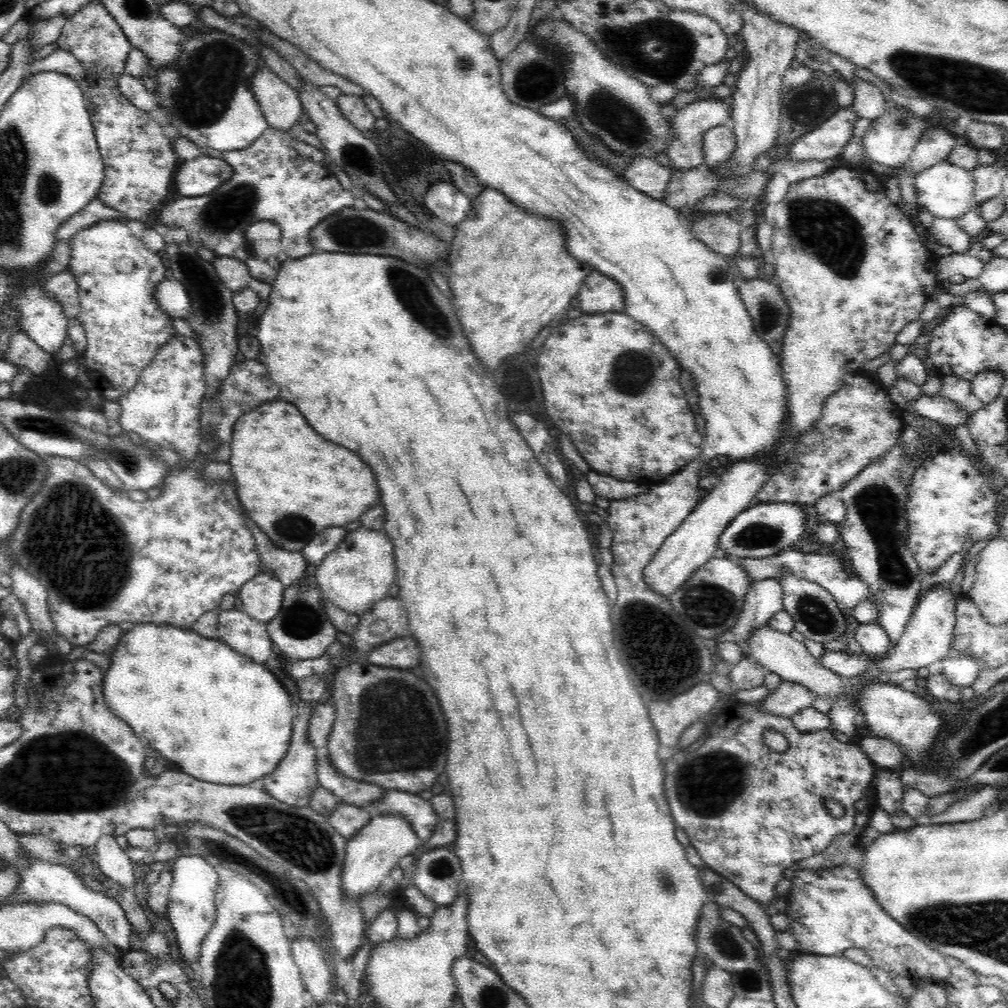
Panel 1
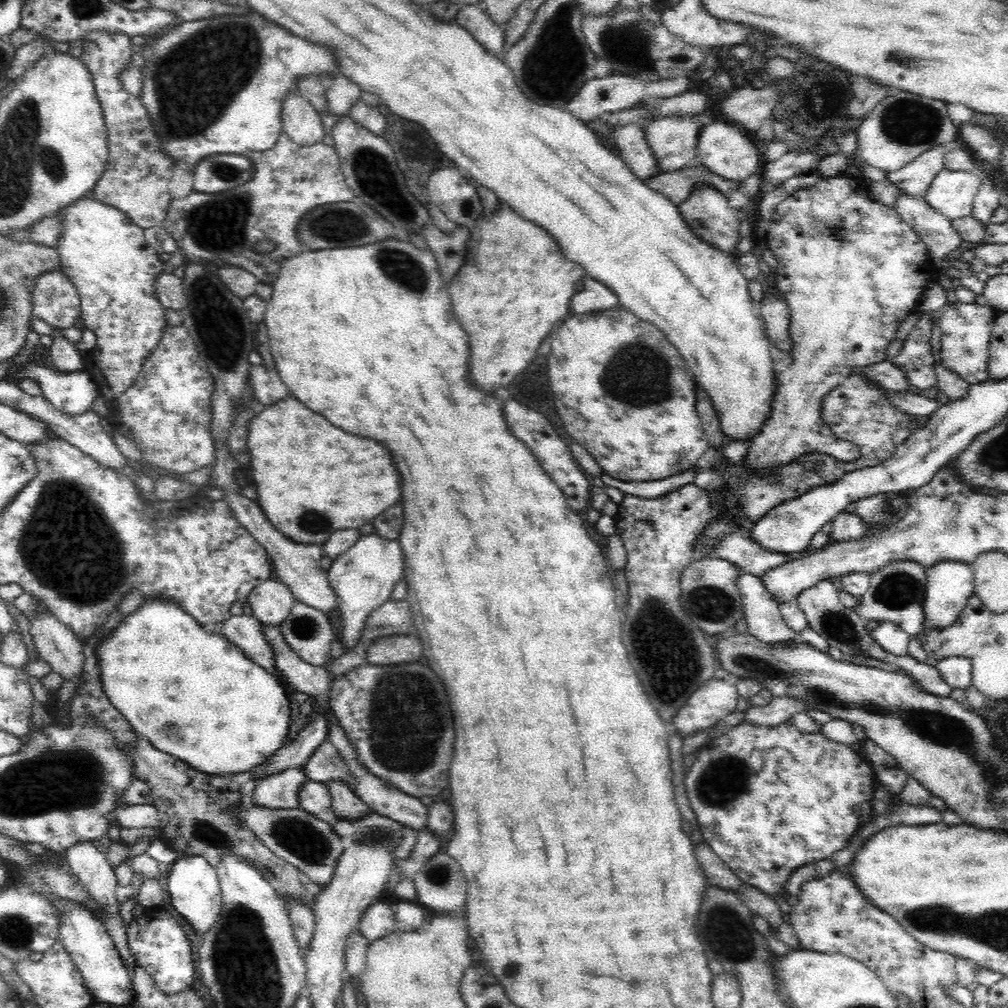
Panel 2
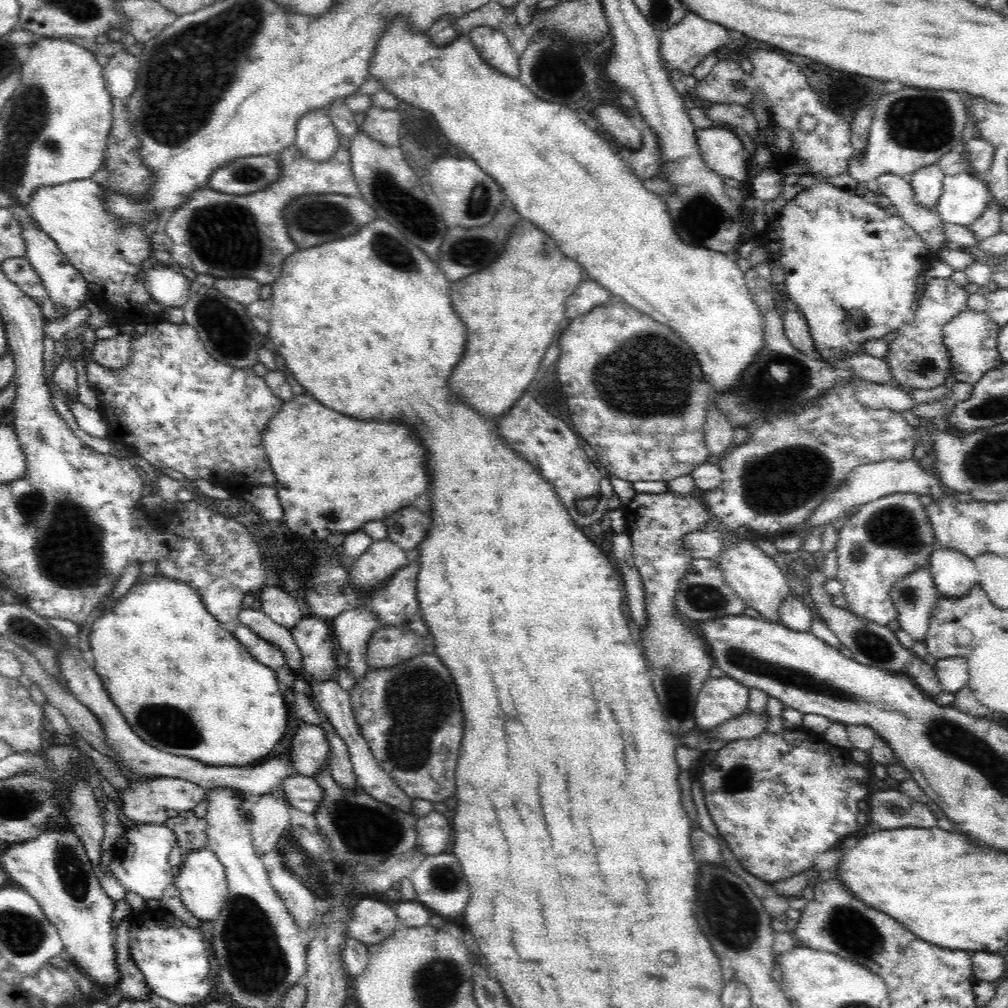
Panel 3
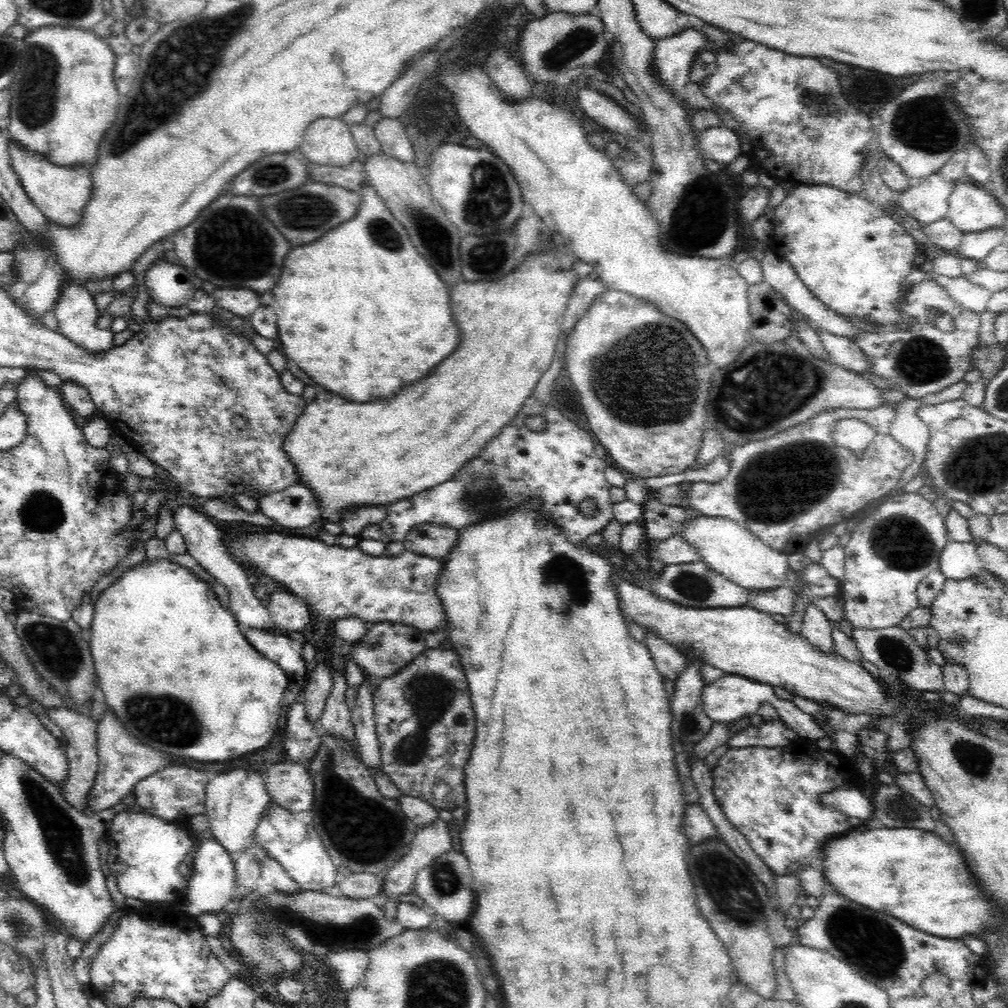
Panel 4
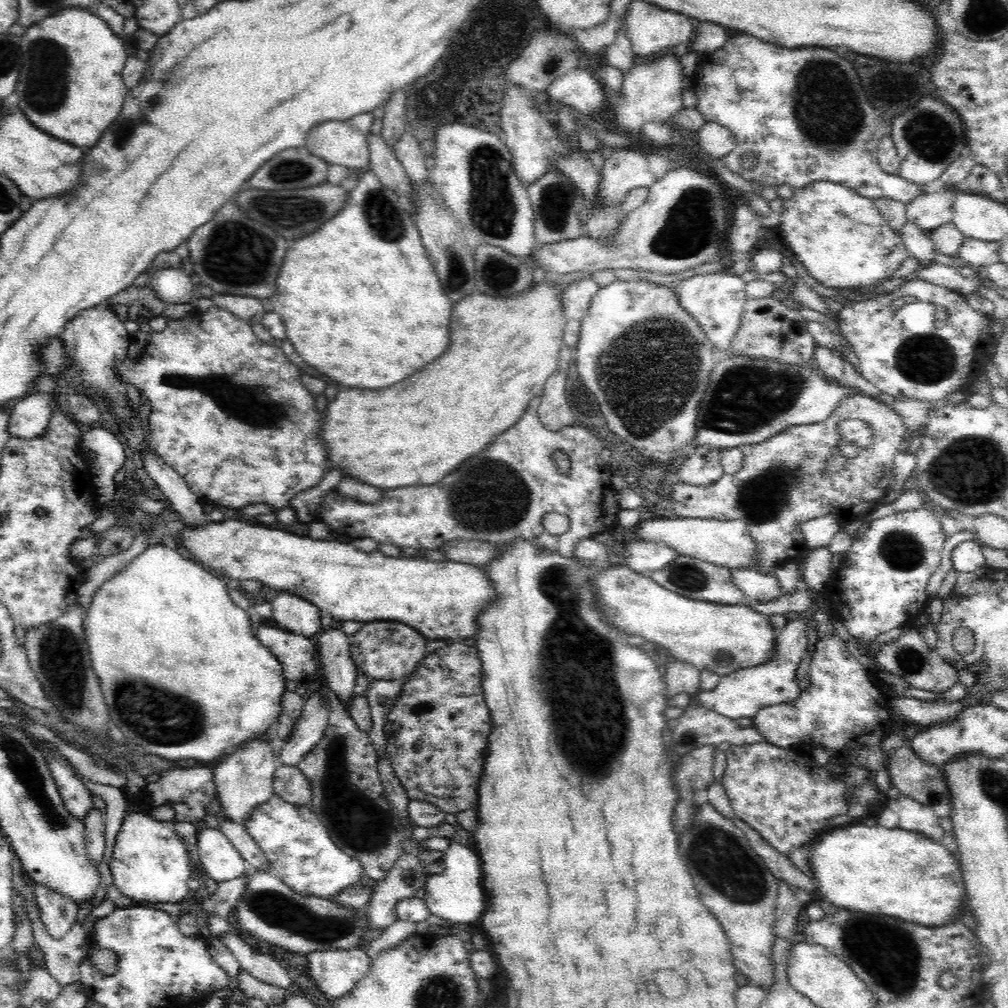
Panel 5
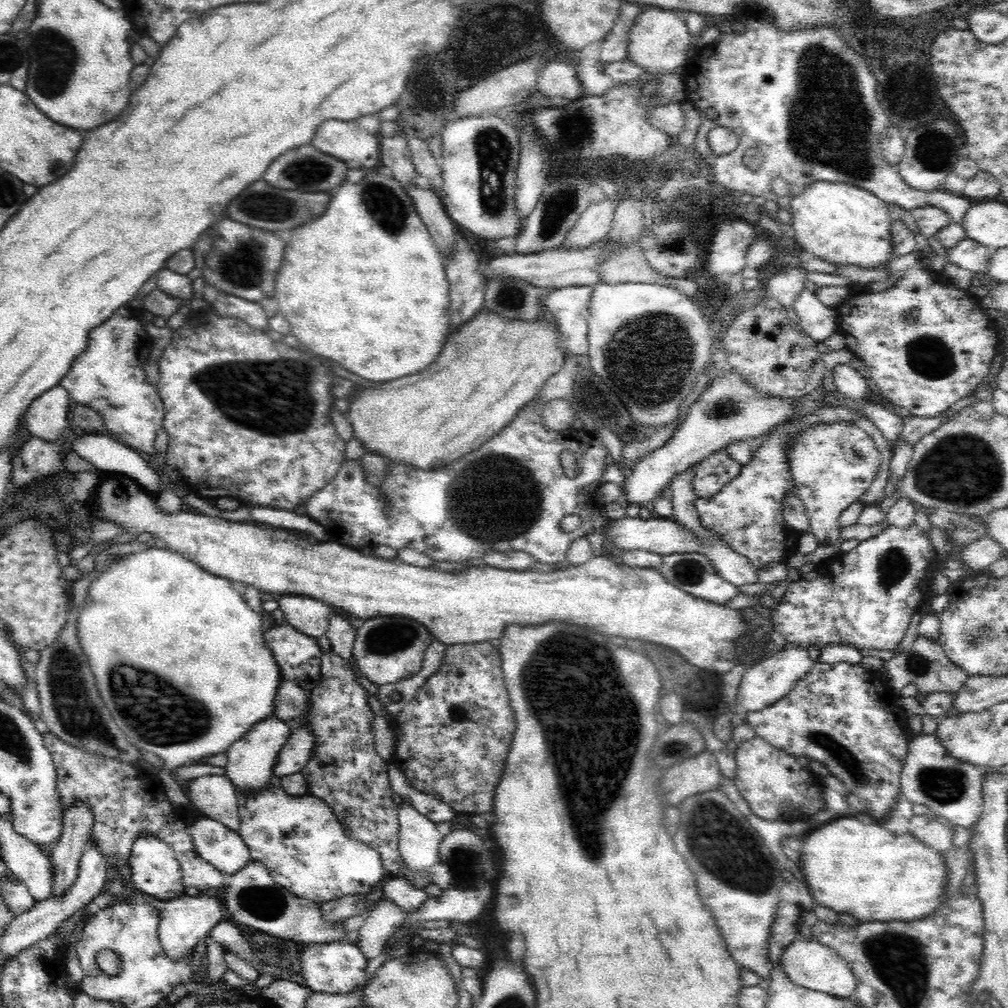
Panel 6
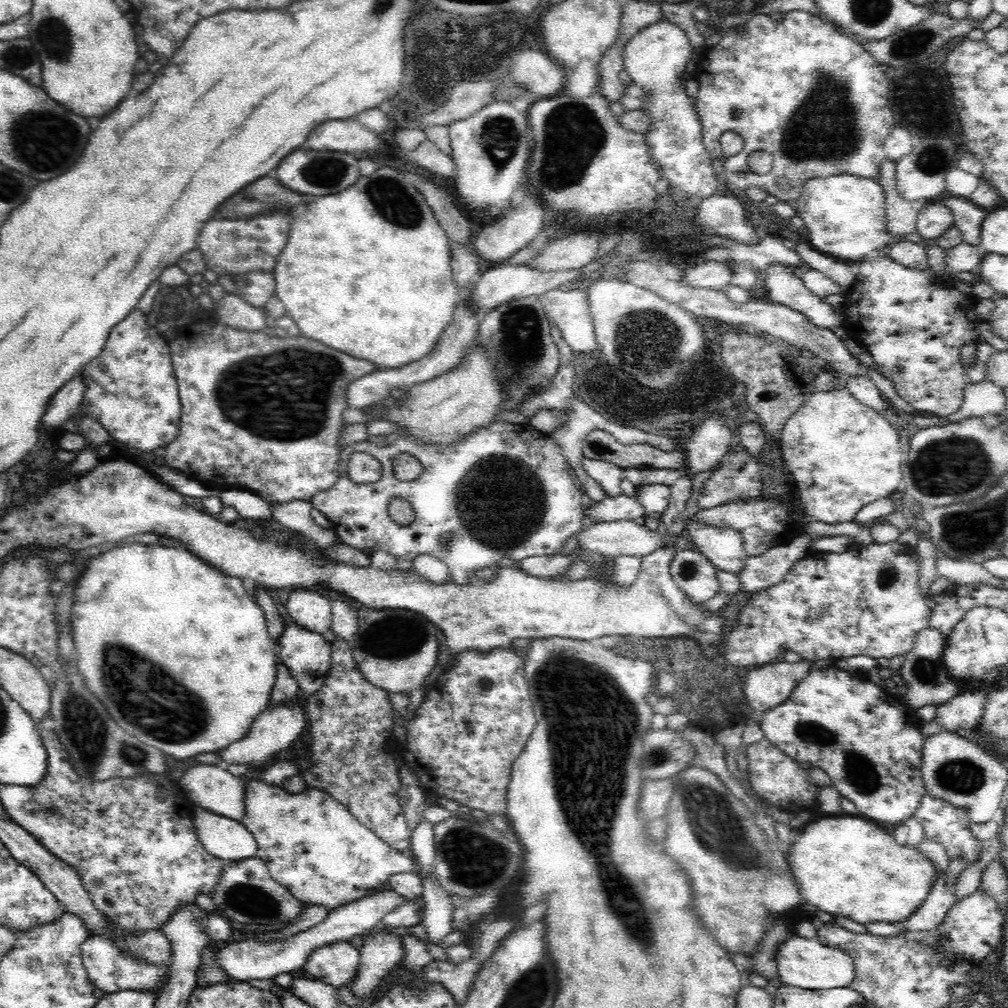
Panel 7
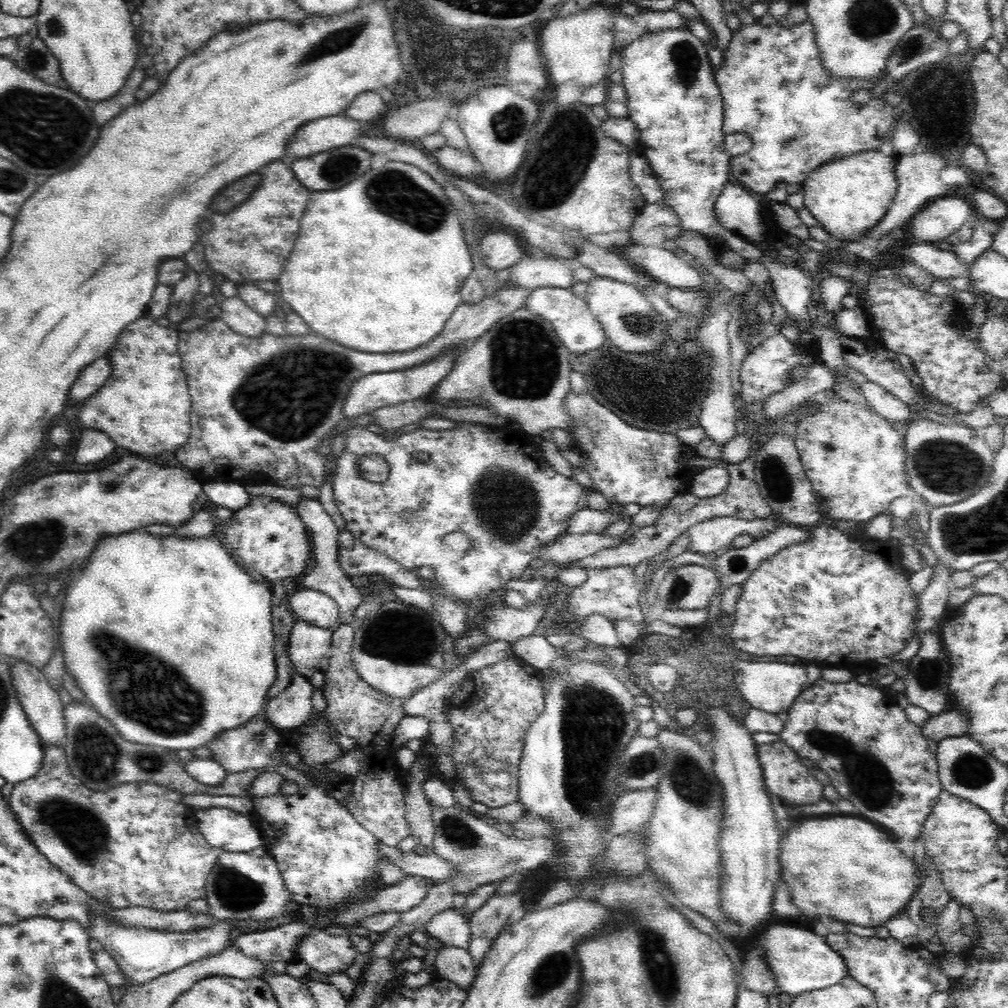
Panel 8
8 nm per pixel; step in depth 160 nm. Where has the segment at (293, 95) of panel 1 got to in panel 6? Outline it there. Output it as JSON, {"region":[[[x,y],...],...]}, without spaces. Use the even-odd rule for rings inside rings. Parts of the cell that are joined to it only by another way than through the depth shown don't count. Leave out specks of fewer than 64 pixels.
{"region":[[[330,119],[317,126],[311,146],[344,162],[356,160],[363,170],[372,171],[380,168],[380,139],[363,130],[357,120]]]}

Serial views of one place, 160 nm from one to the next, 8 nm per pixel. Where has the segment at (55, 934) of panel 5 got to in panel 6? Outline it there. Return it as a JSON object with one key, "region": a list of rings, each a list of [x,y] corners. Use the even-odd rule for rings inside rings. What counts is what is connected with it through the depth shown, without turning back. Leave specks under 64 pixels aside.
{"region":[[[74,802],[63,810],[62,836],[57,840],[52,855],[54,886],[52,895],[64,894],[78,878],[79,862],[82,855],[91,846],[90,834],[94,824],[94,815],[90,807],[83,802]]]}

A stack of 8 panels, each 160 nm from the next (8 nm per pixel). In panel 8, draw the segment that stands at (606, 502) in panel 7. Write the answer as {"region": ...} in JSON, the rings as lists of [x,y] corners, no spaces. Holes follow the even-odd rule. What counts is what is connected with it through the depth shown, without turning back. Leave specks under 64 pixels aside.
{"region":[[[613,503],[606,510],[592,510],[586,508],[575,512],[566,519],[567,527],[565,534],[598,534],[608,525],[624,518],[626,514],[622,511],[623,505]]]}

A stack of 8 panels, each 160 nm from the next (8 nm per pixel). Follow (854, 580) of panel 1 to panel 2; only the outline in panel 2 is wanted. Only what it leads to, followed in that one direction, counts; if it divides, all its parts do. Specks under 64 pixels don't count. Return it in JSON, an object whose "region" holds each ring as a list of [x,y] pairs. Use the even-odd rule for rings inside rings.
{"region":[[[732,531],[721,536],[717,543],[713,544],[714,550],[706,557],[721,559],[734,564],[742,572],[748,572],[762,577],[766,572],[792,562],[792,556],[784,553],[774,553],[762,549],[756,541],[750,537],[740,535],[738,531]]]}

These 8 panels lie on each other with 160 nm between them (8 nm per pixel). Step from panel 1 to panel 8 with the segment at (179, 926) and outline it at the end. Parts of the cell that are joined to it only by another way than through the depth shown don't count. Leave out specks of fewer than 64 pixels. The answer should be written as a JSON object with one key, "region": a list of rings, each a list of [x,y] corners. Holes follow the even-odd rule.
{"region":[[[209,807],[195,811],[198,831],[205,837],[210,846],[228,852],[250,853],[256,847],[264,845],[261,831],[250,816],[242,816],[238,812],[224,807]]]}

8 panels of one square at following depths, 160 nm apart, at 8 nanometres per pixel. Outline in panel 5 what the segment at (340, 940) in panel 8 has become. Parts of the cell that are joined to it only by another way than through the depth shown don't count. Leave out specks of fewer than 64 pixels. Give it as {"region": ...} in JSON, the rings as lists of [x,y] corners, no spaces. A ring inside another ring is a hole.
{"region":[[[364,947],[323,950],[307,954],[309,975],[328,998],[340,998],[354,990],[369,971],[372,959]]]}

